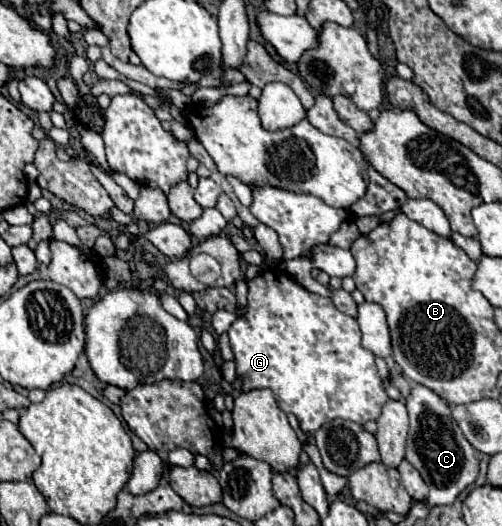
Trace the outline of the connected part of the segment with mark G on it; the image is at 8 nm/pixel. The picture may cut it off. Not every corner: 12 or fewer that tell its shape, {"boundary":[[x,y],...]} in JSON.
{"boundary":[[265,270],[229,328],[243,392],[305,434],[389,396],[357,320]]}

